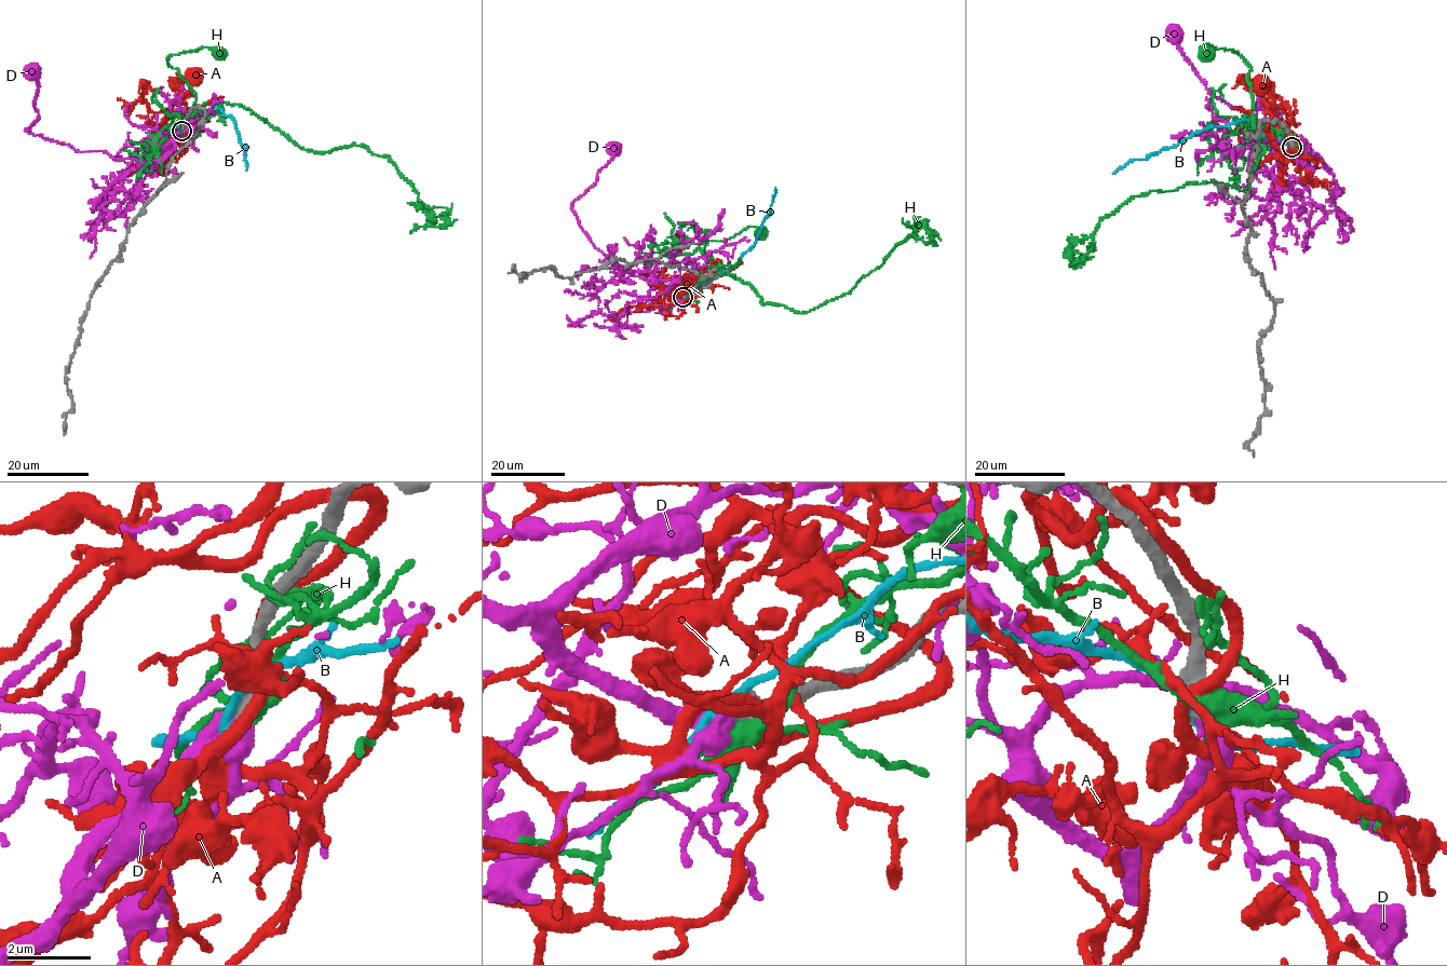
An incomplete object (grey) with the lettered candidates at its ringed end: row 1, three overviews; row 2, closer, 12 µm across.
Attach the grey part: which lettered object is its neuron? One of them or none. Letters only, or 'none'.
D

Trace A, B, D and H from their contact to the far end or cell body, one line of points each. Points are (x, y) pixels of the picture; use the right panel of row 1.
A: (1290, 146), (1294, 133), (1283, 123), (1275, 126), (1281, 125), (1281, 120), (1273, 110), (1273, 97), (1260, 82)
B: (1289, 146), (1263, 136), (1243, 119), (1206, 126), (1145, 159), (1132, 160), (1111, 172)
D: (1292, 147), (1294, 152), (1282, 173), (1271, 141), (1243, 109), (1231, 108), (1207, 90), (1170, 26)
H: (1292, 146), (1243, 120), (1253, 105), (1252, 69), (1243, 56), (1206, 44), (1204, 53)

